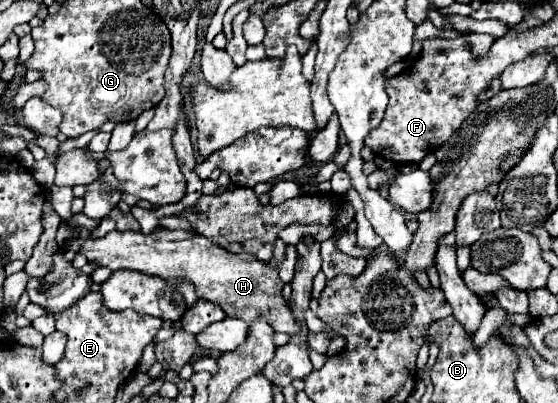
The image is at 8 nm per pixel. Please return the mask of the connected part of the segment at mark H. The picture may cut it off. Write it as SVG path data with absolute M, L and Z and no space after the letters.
M114 230L104 238L86 238L78 254L84 254L88 262L110 270L130 268L164 280L188 280L194 284L198 298L218 304L230 318L240 318L244 322L264 318L276 332L286 332L288 336L300 332L300 324L282 296L284 282L278 278L276 268L256 260L256 256L226 252L190 230L154 230L152 234Z

